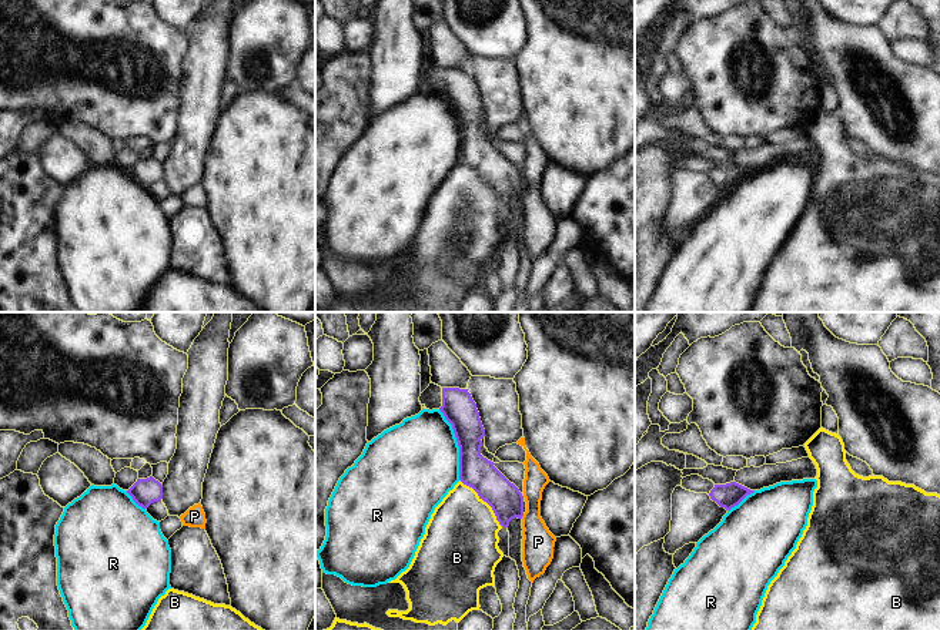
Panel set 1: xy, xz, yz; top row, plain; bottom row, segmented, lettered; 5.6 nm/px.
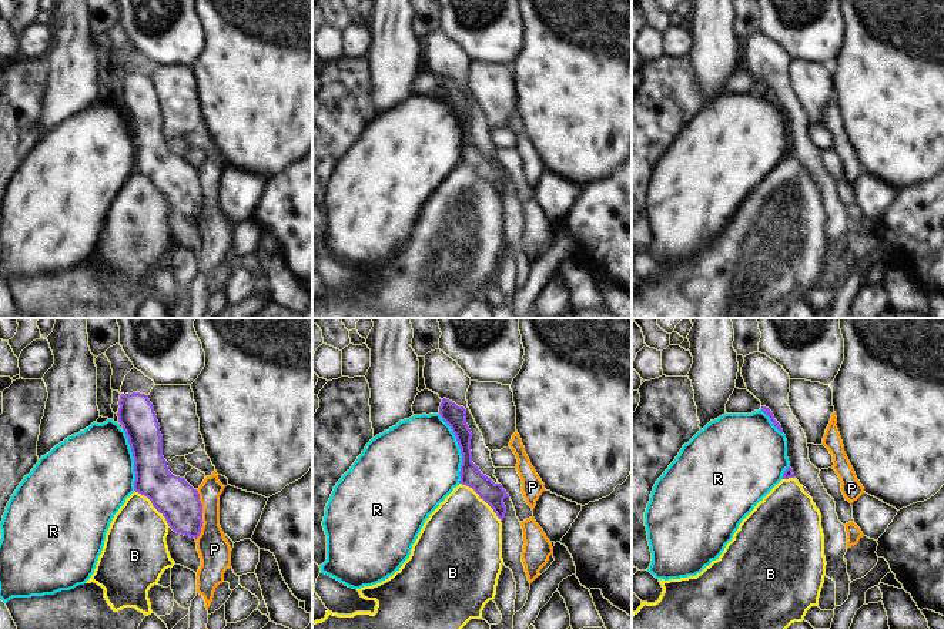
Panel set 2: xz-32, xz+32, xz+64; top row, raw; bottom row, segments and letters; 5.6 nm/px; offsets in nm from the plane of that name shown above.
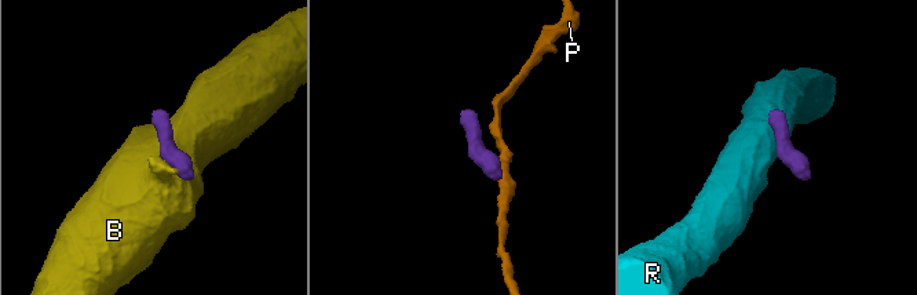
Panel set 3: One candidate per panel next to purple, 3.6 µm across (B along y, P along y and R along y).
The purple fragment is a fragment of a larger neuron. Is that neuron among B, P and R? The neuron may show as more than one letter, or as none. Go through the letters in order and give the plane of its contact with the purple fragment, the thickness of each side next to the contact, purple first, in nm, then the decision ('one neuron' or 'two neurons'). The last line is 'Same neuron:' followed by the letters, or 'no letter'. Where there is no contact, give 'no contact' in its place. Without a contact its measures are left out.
B: contact in xz; calibres 190 and 420 nm; two neurons
P: contact in xz; calibres 190 and 180 nm; two neurons
R: contact in xz; calibres 190 and 460 nm; two neurons
Same neuron: no letter

